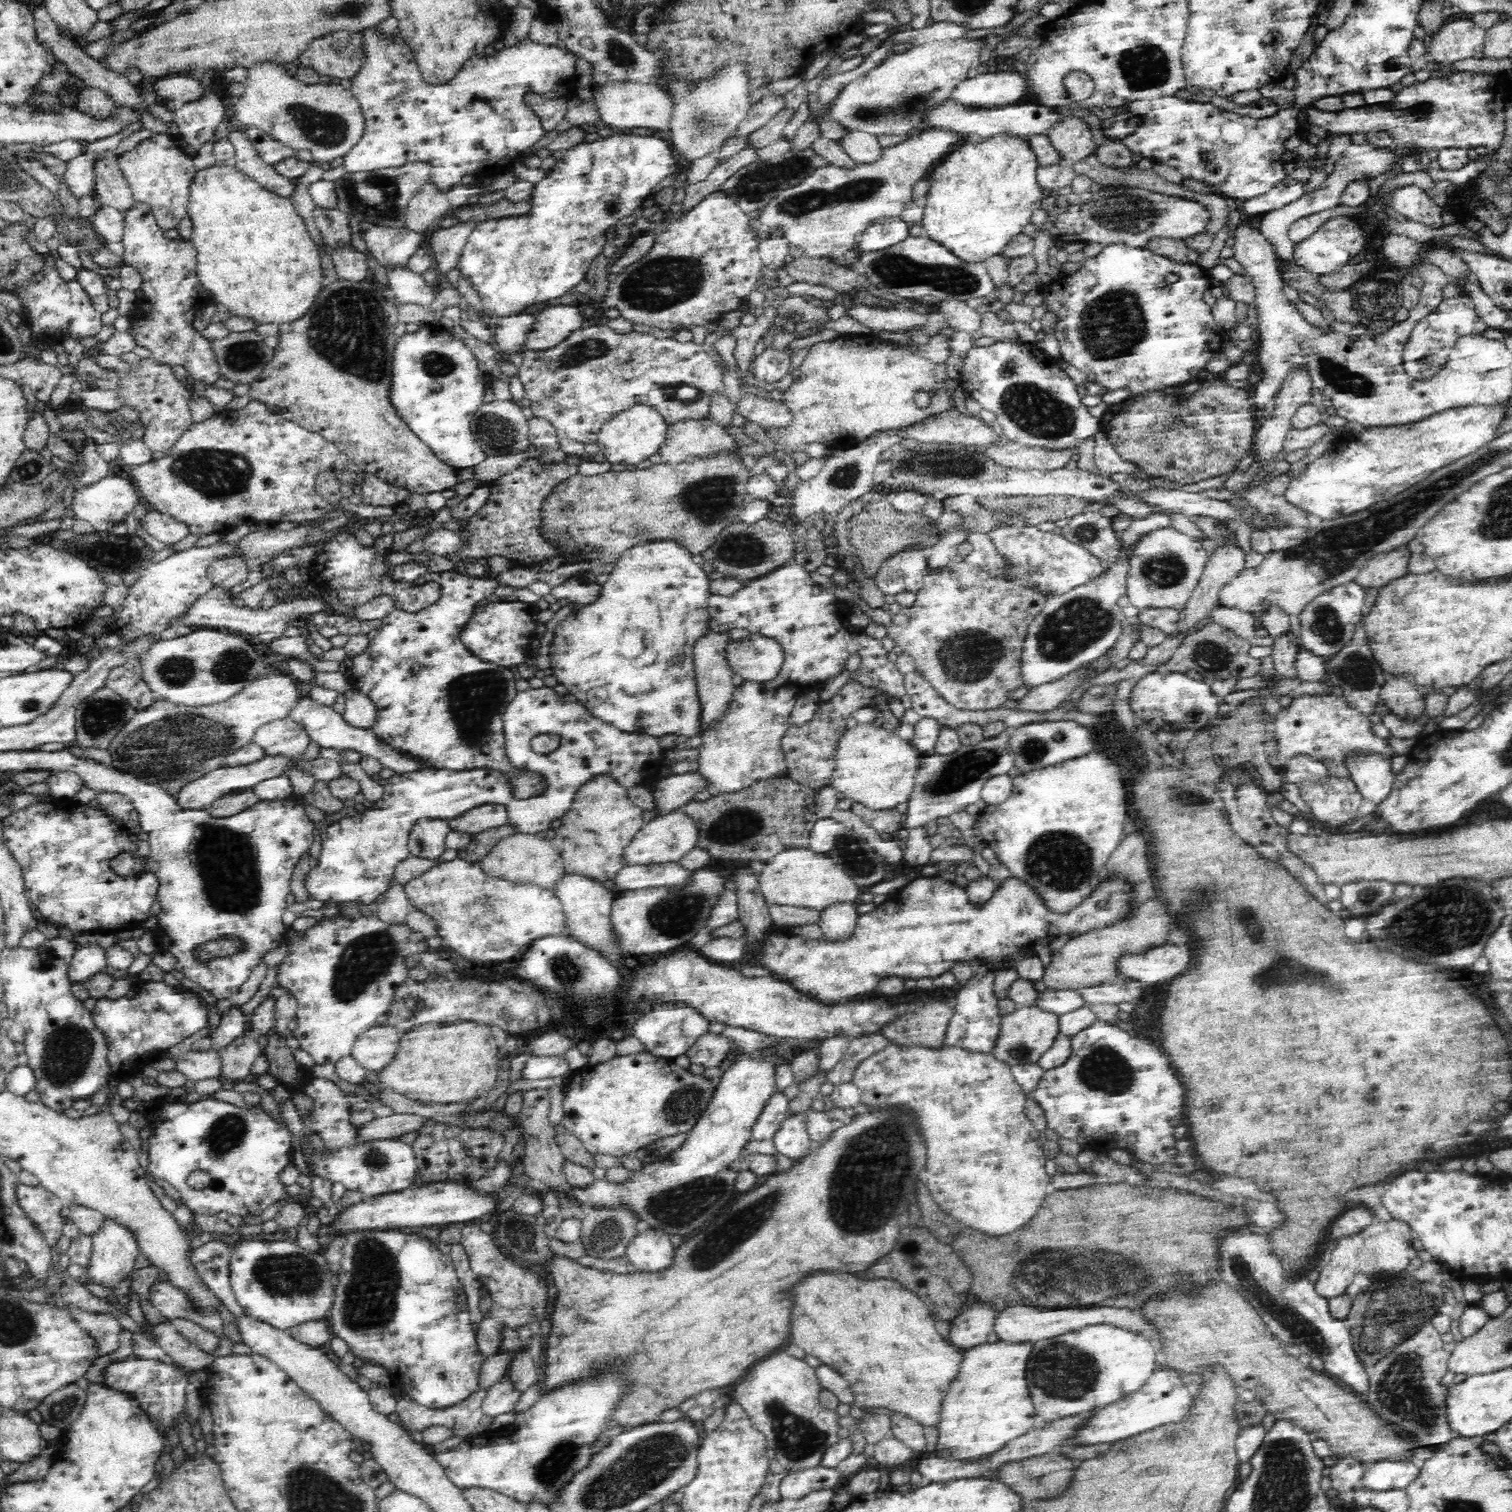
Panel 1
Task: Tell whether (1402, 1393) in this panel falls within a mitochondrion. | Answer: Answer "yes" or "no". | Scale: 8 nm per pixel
yes

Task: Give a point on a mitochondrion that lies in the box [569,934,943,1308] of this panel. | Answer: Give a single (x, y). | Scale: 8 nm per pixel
(850, 1217)

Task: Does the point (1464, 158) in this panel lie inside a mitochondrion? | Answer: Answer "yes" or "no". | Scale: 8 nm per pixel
no

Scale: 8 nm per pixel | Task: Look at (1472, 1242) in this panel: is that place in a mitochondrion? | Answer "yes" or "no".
no

